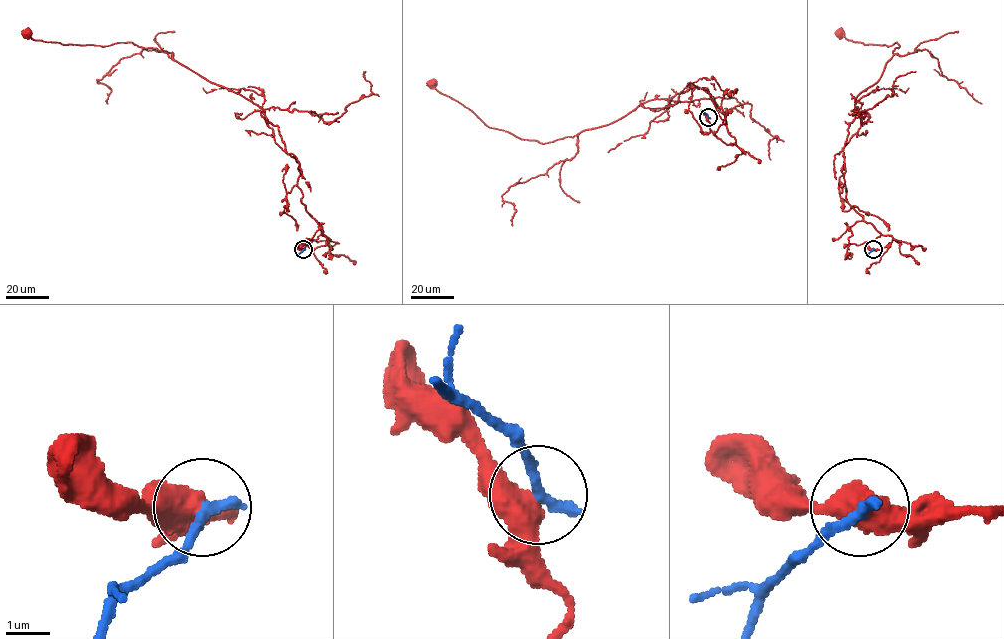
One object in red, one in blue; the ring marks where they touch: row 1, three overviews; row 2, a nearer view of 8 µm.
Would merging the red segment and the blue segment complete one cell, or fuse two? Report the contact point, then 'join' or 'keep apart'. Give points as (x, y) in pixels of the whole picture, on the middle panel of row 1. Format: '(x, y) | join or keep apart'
(708, 117) | keep apart

